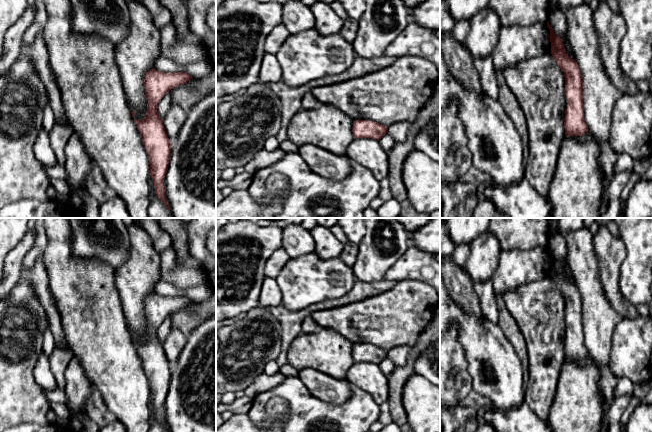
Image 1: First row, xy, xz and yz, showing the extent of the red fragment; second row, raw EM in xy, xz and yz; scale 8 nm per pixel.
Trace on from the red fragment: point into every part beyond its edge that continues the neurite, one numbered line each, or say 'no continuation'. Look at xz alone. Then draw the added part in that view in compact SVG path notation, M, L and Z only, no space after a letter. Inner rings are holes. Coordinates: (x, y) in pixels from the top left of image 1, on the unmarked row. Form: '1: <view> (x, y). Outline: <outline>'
1: xz (368, 376). Outline: M355 362L347 372L346 379L366 391L381 405L388 400L388 377L379 365L372 362Z

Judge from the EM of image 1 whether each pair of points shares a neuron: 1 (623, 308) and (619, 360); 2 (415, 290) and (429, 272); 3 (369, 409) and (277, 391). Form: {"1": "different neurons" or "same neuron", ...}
{"1": "different neurons", "2": "different neurons", "3": "same neuron"}

